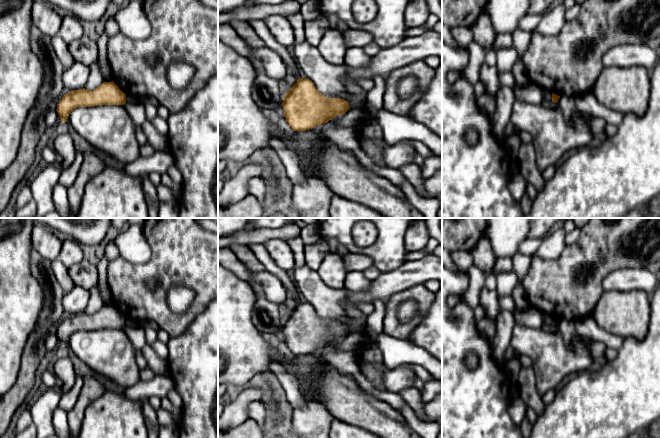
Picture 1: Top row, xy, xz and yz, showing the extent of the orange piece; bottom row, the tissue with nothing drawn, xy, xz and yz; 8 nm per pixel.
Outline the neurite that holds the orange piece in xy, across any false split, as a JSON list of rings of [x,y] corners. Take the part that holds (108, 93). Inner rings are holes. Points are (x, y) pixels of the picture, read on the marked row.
[[[103,82],[93,91],[85,88],[70,91],[57,104],[57,113],[64,123],[70,113],[77,107],[93,107],[97,105],[124,105],[126,94],[113,82]]]

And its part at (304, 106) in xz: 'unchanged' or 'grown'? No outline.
unchanged

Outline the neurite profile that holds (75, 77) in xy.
[[[74,62],[69,68],[64,69],[61,74],[64,88],[74,91],[85,87],[90,73],[88,65]]]

